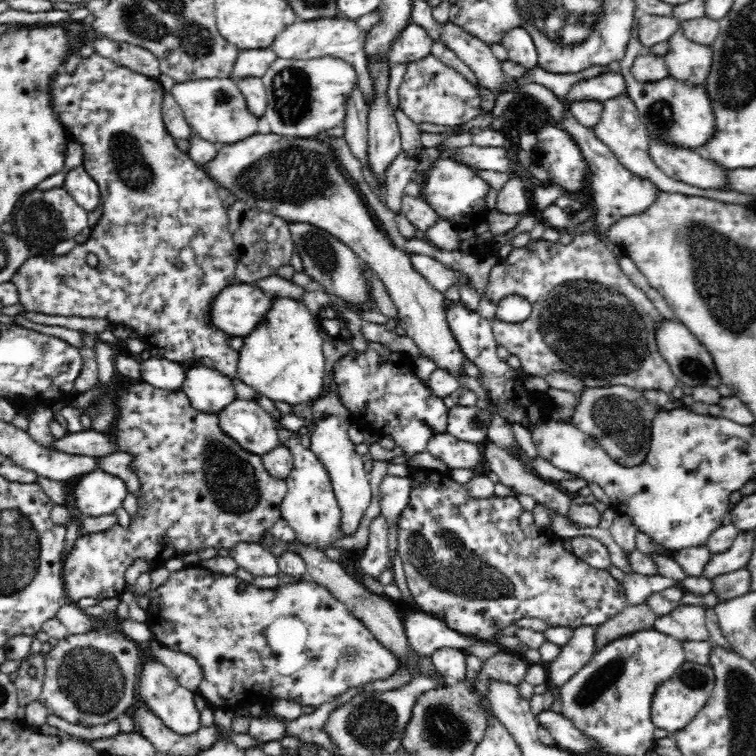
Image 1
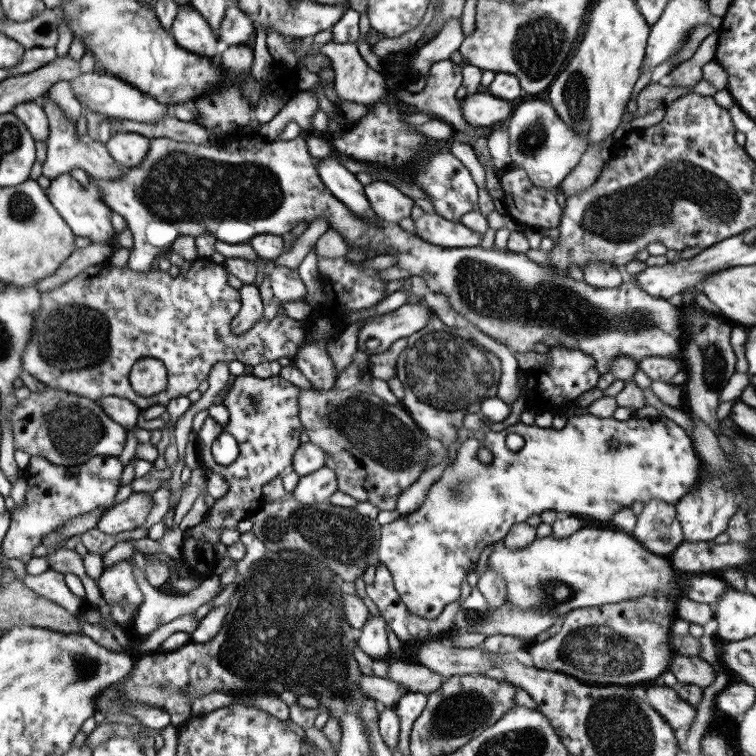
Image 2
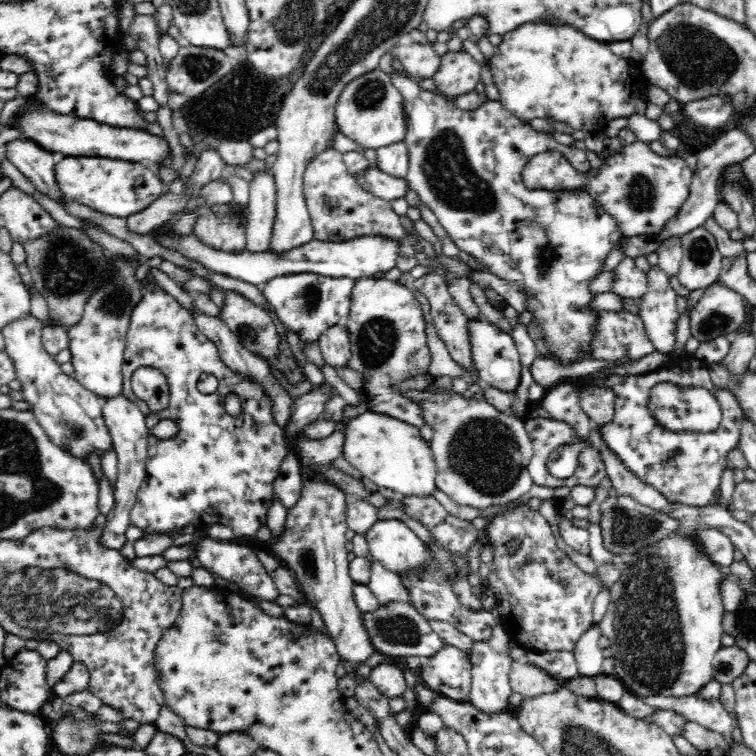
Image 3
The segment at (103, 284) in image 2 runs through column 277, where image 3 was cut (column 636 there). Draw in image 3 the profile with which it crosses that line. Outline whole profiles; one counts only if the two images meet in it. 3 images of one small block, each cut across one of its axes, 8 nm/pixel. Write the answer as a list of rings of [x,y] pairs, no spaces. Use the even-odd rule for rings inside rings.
[[[602,310],[598,320],[596,340],[592,342],[592,358],[616,360],[622,356],[644,358],[655,351],[647,337],[638,312]]]

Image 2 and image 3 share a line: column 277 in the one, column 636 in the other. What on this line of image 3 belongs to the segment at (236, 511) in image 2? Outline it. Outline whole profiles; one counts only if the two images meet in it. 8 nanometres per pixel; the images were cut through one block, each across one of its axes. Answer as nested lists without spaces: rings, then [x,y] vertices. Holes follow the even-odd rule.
[[[679,357],[676,361],[639,375],[613,375],[610,379],[601,382],[600,387],[612,387],[616,391],[616,416],[614,422],[608,422],[606,426],[600,428],[600,436],[604,441],[604,445],[608,445],[608,449],[616,453],[618,459],[624,462],[624,465],[630,469],[642,482],[648,482],[657,490],[660,490],[662,496],[668,500],[676,500],[685,504],[694,504],[695,506],[706,506],[713,498],[716,491],[719,490],[720,476],[723,474],[723,468],[727,466],[727,454],[730,450],[735,449],[740,442],[740,426],[745,418],[743,410],[737,403],[737,400],[727,390],[718,390],[711,381],[709,364],[698,358]],[[667,382],[674,386],[682,386],[689,388],[705,387],[708,392],[718,401],[721,410],[721,421],[714,430],[689,432],[671,432],[664,427],[662,423],[658,423],[658,419],[652,415],[650,409],[650,392],[656,384]]]

